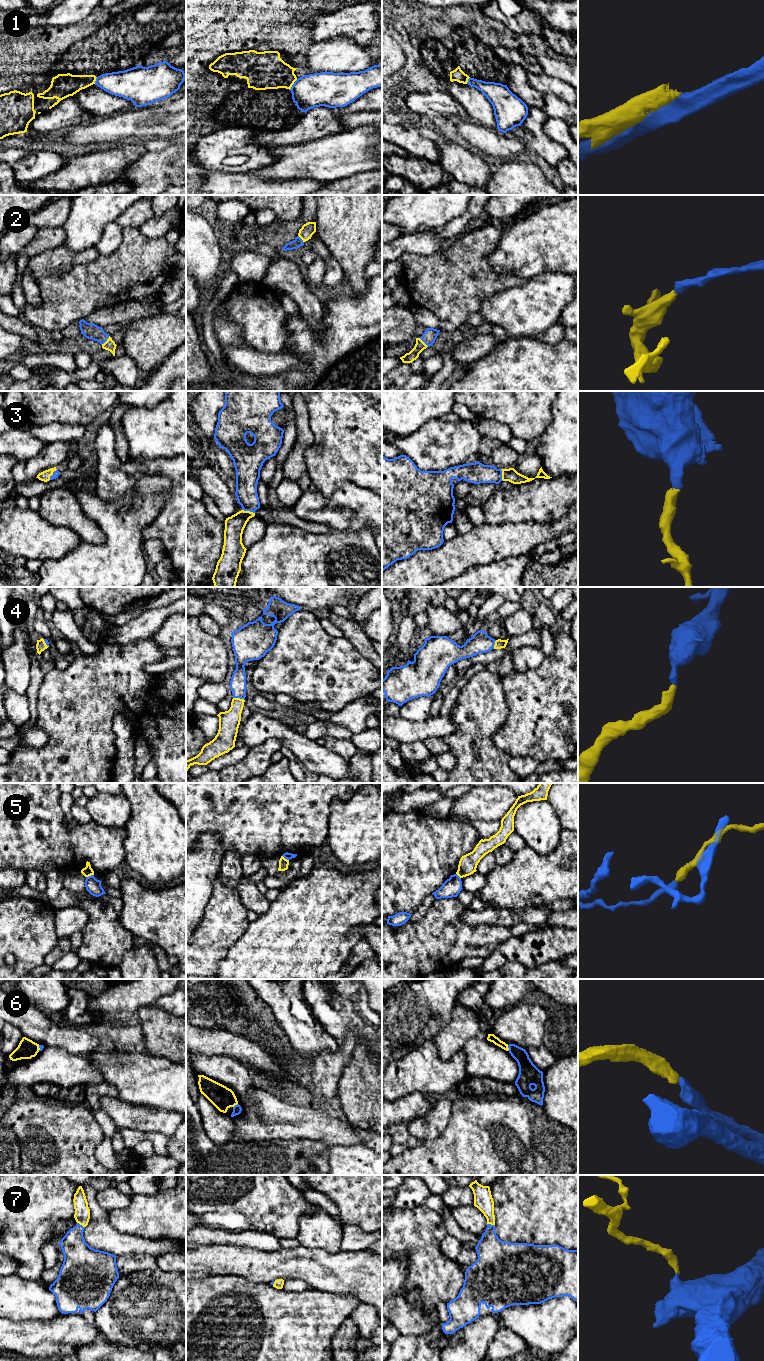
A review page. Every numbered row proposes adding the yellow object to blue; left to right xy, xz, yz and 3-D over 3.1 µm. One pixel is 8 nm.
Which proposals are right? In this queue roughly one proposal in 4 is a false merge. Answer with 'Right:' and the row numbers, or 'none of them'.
Right: 2, 3, 4, 6, 7

